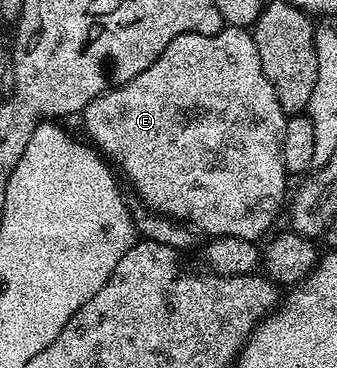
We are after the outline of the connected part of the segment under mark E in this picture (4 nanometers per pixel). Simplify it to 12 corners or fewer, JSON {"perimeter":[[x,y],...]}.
{"perimeter":[[249,29],[182,34],[82,113],[145,208],[273,231],[286,114]]}

